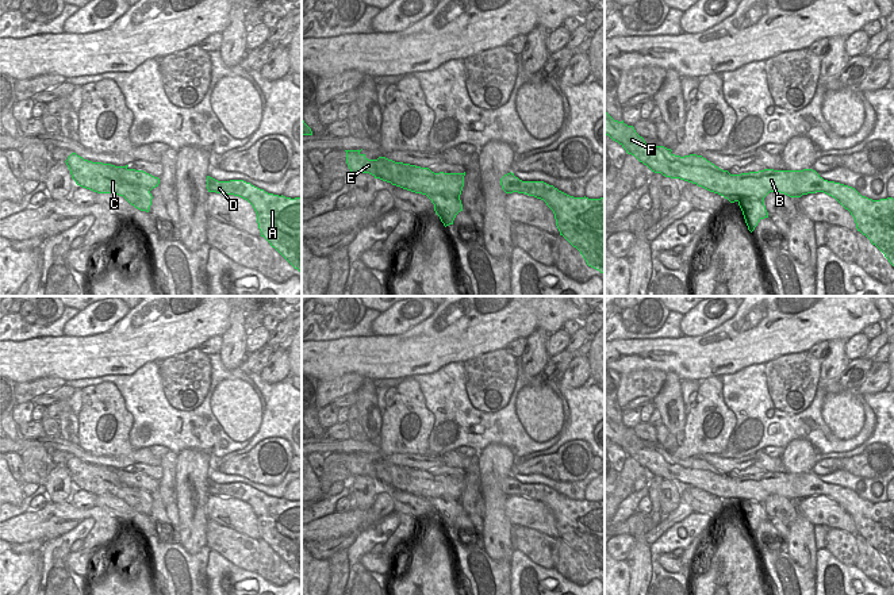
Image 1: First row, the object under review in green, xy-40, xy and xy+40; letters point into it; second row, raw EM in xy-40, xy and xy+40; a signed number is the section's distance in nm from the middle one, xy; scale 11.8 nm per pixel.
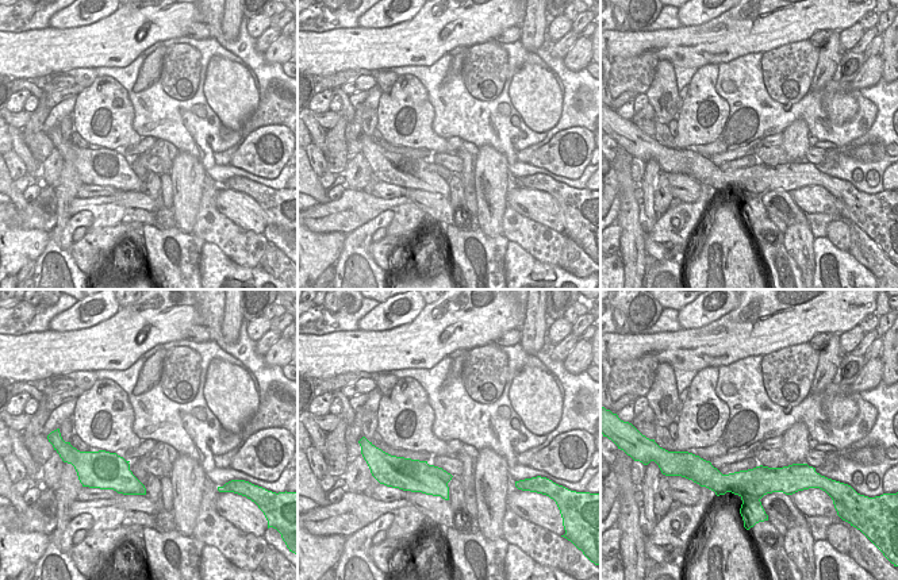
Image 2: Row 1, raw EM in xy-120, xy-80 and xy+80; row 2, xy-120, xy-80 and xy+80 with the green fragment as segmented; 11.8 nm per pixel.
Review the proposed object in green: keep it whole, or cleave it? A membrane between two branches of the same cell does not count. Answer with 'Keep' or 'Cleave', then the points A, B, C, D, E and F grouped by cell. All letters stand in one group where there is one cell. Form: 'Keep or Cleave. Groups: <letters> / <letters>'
Cleave. Groups: A B D E F / C.

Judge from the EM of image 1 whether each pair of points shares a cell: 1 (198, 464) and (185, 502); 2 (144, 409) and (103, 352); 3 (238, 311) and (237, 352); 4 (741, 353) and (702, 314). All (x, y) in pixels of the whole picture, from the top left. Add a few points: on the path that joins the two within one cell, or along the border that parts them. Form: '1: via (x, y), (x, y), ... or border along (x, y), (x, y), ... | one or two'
1: via (188, 472), (183, 479), (185, 492) | one
2: border along (149, 363), (131, 373), (108, 373), (88, 379) | two
3: via (237, 321), (237, 342) | one
4: border along (737, 310), (732, 317), (702, 334), (685, 334) | two

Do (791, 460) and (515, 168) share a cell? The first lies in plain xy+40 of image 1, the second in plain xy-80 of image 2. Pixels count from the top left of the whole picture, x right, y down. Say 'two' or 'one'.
two

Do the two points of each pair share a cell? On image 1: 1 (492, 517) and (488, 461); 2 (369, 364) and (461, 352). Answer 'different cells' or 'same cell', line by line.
1: same cell
2: same cell

